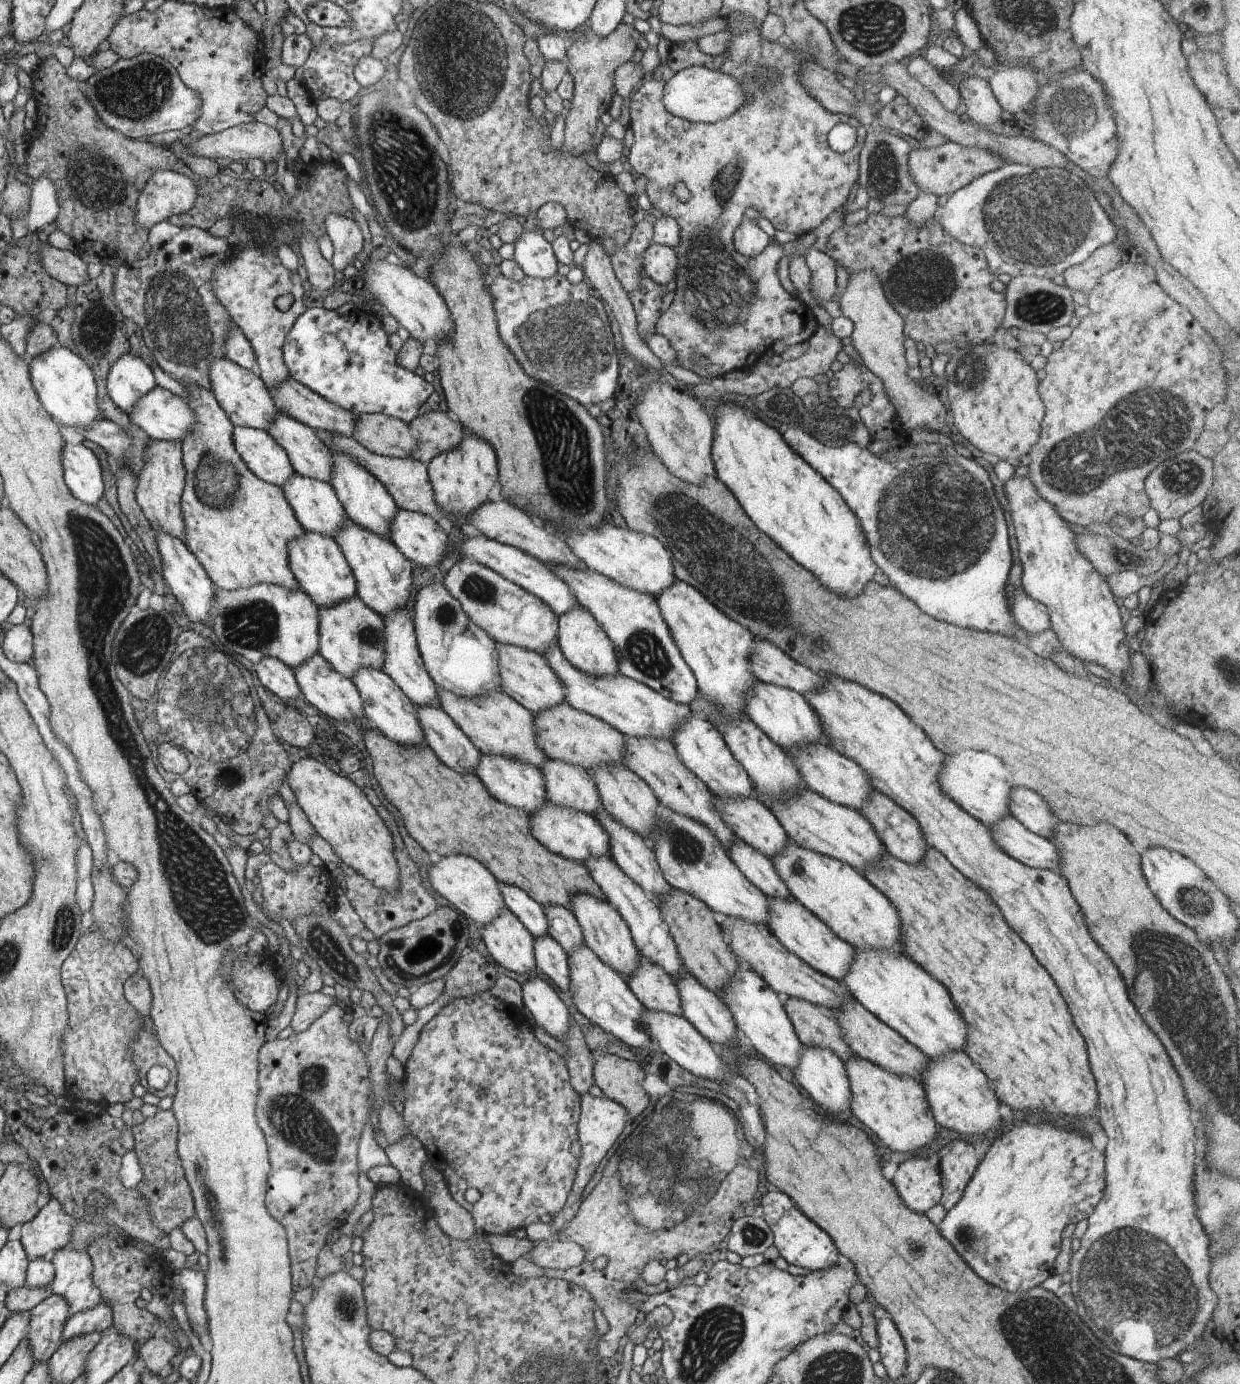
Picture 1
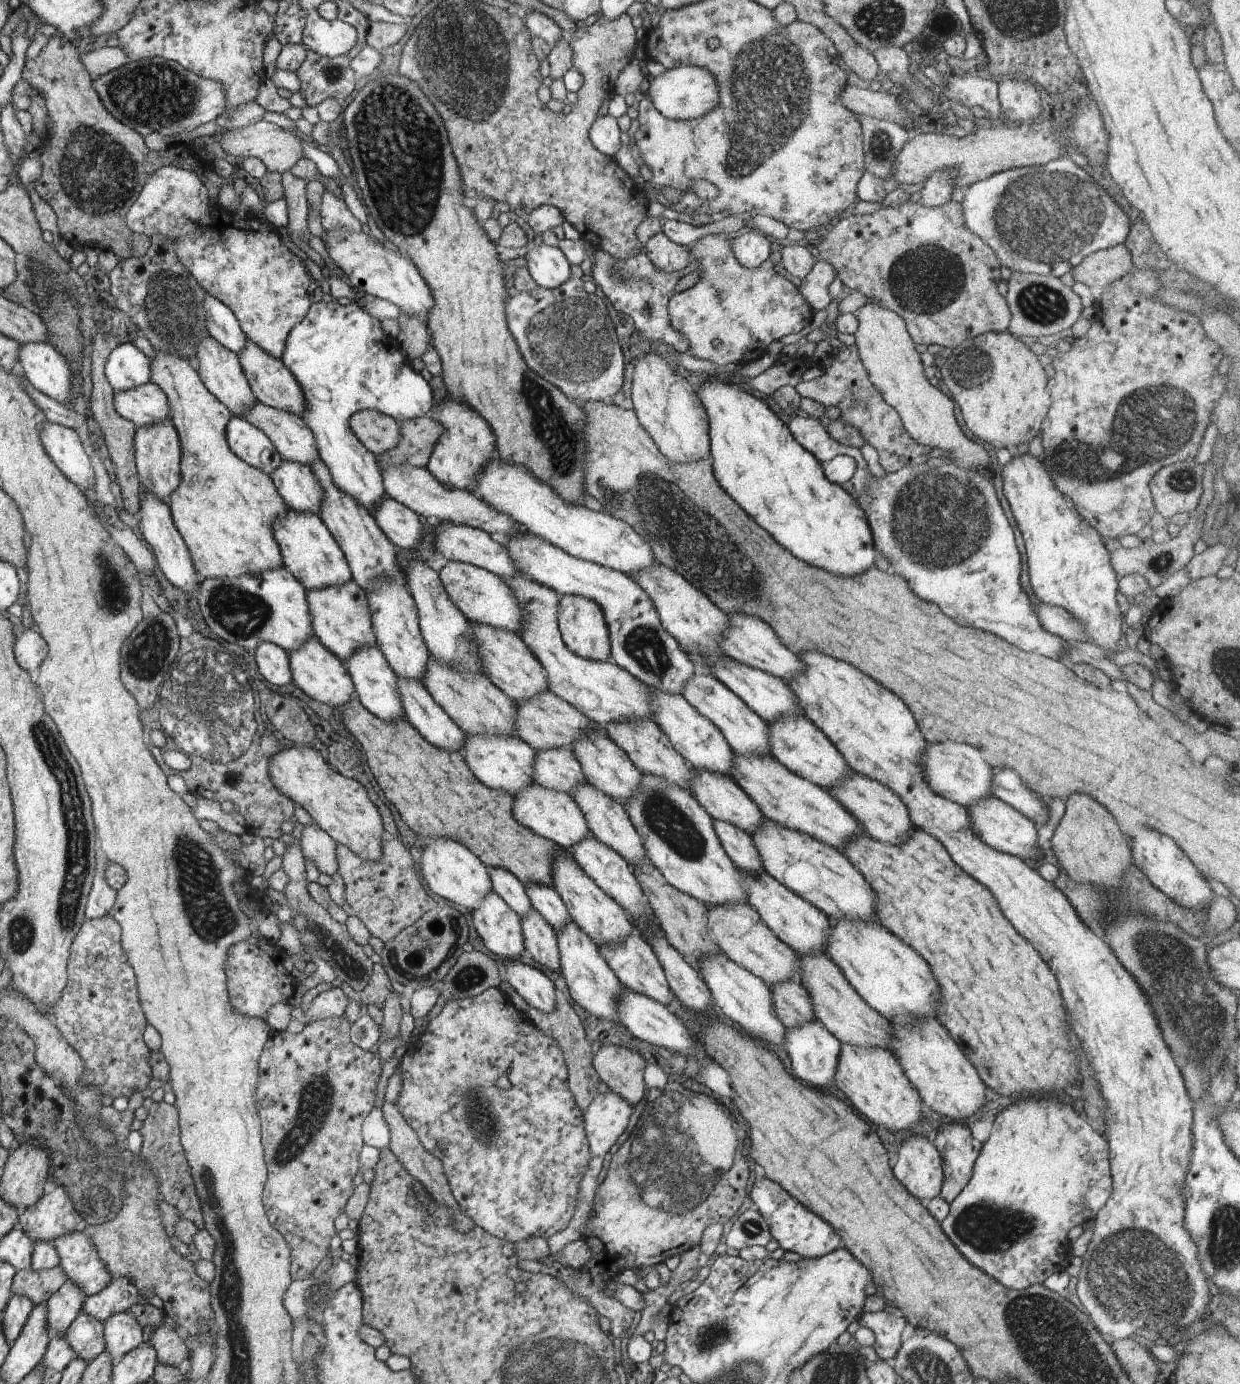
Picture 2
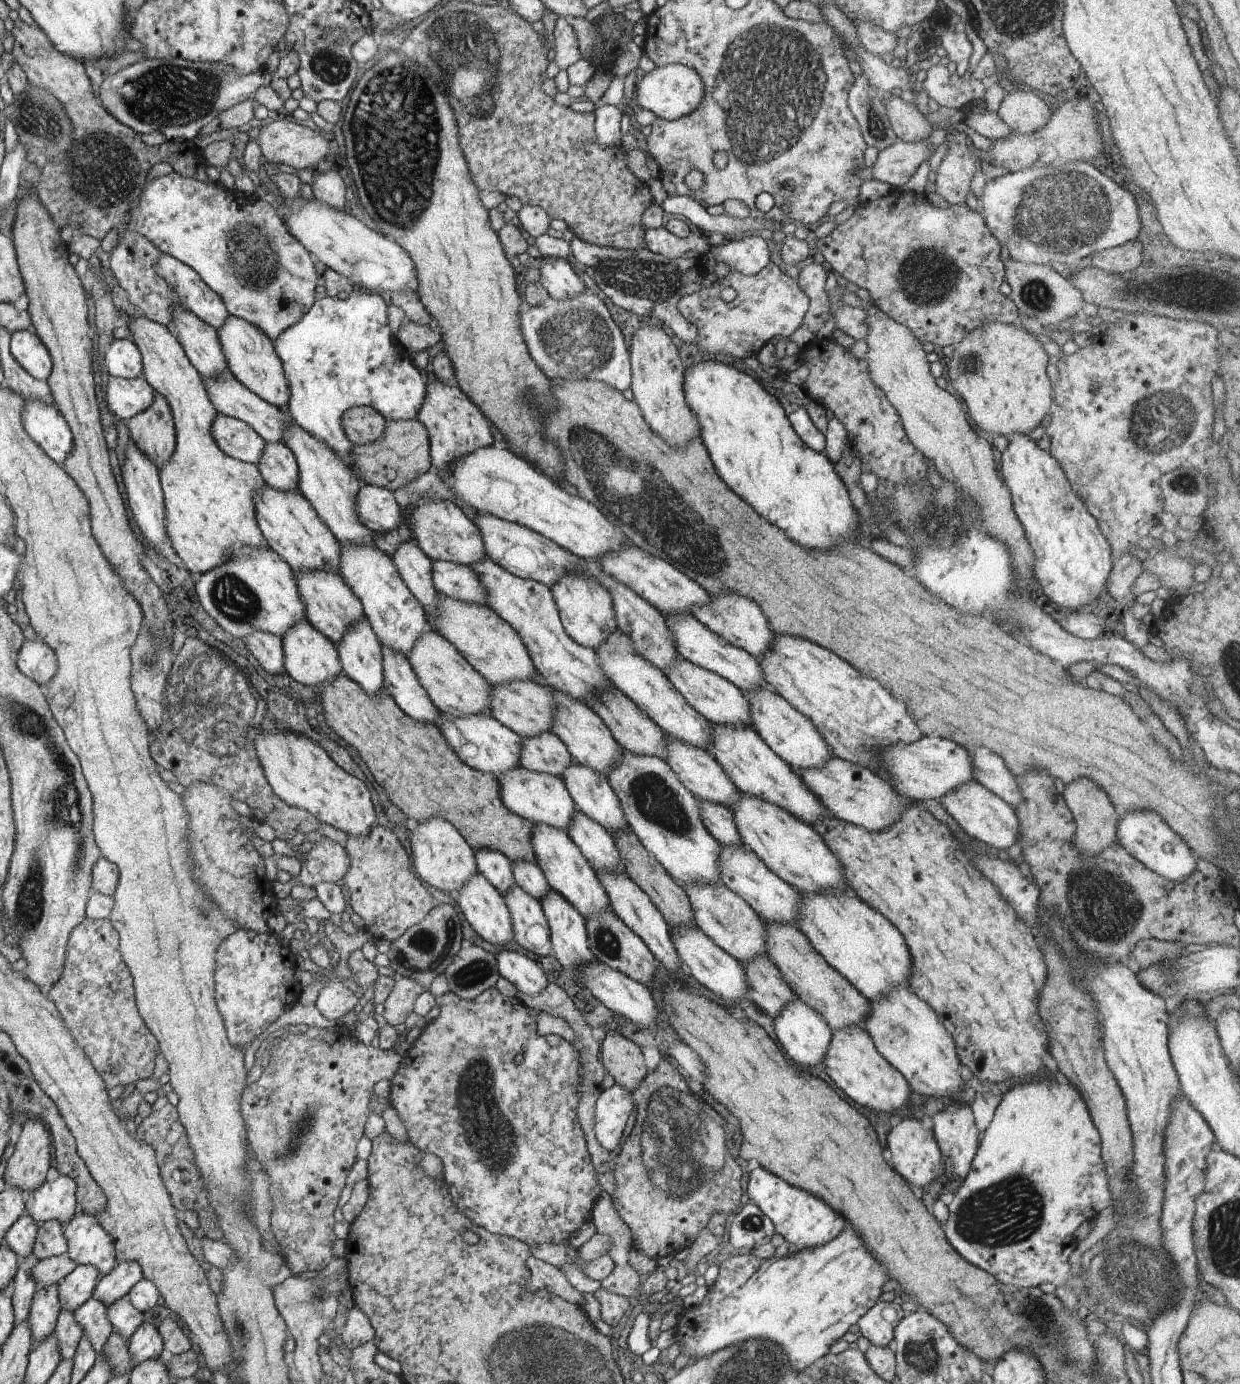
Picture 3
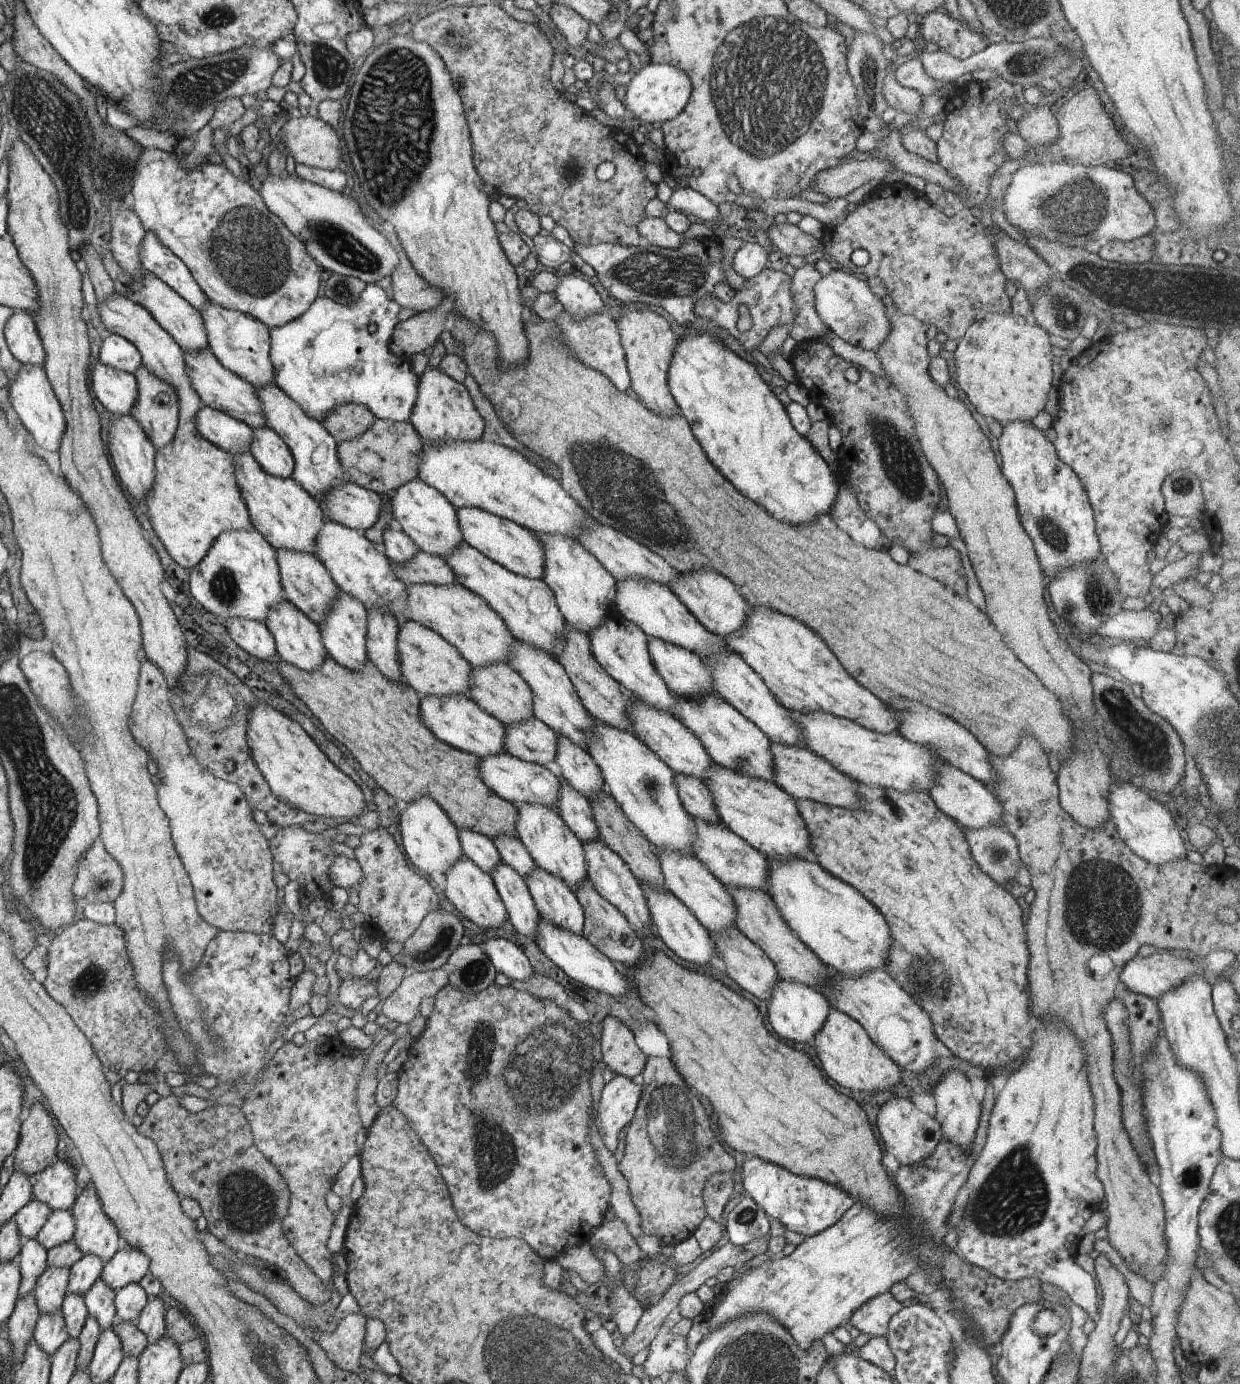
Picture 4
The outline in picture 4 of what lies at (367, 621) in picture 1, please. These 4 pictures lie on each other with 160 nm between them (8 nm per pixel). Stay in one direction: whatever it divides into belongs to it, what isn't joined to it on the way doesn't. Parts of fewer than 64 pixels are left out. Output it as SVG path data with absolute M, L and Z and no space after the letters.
M277 550L278 565L281 566L282 588L285 589L285 599L296 605L305 616L314 621L318 626L326 620L332 612L334 602L338 600L341 589L326 570L326 566L314 554L292 552L292 550Z

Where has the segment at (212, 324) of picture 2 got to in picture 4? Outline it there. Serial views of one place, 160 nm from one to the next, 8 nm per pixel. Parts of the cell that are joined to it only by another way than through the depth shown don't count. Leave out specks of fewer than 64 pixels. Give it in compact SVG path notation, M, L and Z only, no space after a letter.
M147 232L141 246L142 265L158 280L169 285L174 292L180 294L194 309L202 312L208 298L194 280L192 272L166 246L160 244L154 232Z

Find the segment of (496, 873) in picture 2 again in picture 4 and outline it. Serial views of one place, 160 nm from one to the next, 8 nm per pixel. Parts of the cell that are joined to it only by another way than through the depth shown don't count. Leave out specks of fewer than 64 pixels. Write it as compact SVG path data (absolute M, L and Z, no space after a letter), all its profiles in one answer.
M460 828L458 835L466 858L470 858L478 868L492 876L496 866L503 863L493 840L466 828Z

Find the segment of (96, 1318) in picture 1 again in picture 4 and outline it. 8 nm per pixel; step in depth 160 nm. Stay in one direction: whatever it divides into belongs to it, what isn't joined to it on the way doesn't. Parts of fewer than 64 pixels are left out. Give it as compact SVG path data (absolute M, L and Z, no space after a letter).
M126 1246L105 1263L101 1280L108 1288L118 1291L128 1284L140 1283L148 1274L150 1260L138 1248Z

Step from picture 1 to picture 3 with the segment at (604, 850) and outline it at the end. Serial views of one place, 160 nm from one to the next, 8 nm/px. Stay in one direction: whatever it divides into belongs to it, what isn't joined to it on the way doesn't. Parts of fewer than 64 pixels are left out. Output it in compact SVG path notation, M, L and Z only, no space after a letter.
M522 765L507 770L499 777L499 791L505 807L514 812L514 814L532 822L549 824L554 828L564 829L566 832L571 816L576 811L575 802L572 800L562 778L551 774L534 772L524 768Z

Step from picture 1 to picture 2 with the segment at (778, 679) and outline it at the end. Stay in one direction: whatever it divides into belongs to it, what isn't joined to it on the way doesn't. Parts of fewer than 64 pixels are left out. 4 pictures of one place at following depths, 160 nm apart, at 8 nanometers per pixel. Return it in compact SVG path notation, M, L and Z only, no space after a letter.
M732 613L729 627L725 635L719 640L719 648L726 656L738 662L769 672L785 682L794 678L803 668L802 661L789 648L786 648L776 631L760 617L744 613Z

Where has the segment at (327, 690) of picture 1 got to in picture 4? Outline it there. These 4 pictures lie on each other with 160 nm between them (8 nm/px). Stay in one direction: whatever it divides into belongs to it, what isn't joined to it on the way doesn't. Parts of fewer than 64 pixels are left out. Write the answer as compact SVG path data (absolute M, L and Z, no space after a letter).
M285 600L282 604L278 604L270 612L269 618L264 624L268 626L277 642L277 658L280 658L282 662L297 666L304 672L312 672L312 670L318 670L324 664L324 660L329 657L326 646L322 644L320 626L289 601Z

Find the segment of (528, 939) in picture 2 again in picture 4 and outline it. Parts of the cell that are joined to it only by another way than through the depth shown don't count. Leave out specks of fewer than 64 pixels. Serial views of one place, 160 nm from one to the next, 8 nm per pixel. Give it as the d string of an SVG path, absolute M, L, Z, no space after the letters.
M498 864L492 874L496 891L504 902L507 919L518 934L536 942L538 924L542 920L528 891L525 878L506 864Z

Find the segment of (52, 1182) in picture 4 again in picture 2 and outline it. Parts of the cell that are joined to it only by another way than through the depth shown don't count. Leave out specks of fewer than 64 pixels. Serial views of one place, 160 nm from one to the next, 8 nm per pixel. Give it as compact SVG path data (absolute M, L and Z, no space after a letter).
M57 1184L52 1192L41 1196L37 1203L23 1211L20 1226L34 1241L39 1241L40 1239L52 1241L59 1236L74 1232L78 1224L80 1224L80 1216L78 1216L76 1208L74 1208L74 1204L70 1200L70 1194L62 1188L62 1185Z

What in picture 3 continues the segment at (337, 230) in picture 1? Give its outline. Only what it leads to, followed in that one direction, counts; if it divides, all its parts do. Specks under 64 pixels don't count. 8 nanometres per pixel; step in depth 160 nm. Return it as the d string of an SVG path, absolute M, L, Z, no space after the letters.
M335 166L327 172L316 173L313 176L312 188L314 197L329 204L337 211L343 211L347 202L346 197L344 197L346 187L344 175L341 175Z

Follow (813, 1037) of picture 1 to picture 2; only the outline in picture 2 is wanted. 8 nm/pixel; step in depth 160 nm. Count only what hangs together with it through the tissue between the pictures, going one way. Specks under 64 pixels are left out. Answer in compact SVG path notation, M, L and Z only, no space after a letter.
M780 981L768 986L775 1015L786 1028L816 1020L809 992L799 981Z

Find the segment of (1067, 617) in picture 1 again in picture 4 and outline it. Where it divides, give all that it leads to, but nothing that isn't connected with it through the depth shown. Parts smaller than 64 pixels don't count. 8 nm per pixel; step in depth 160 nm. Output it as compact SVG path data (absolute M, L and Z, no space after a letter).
M1010 422L1003 426L998 450L1002 473L1013 489L1020 522L1032 540L1046 581L1062 568L1092 562L1101 555L1093 507L1078 476L1060 458L1044 431L1031 422Z

